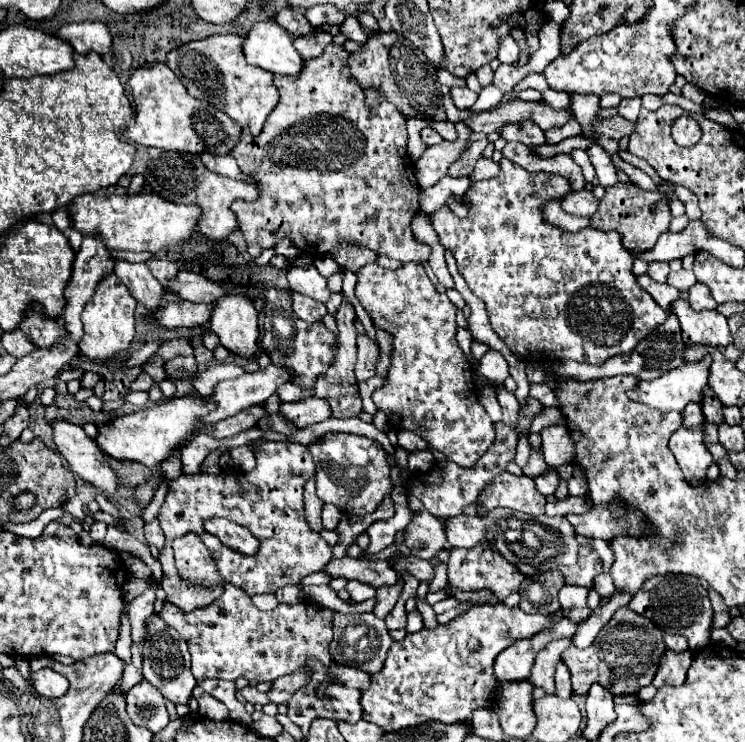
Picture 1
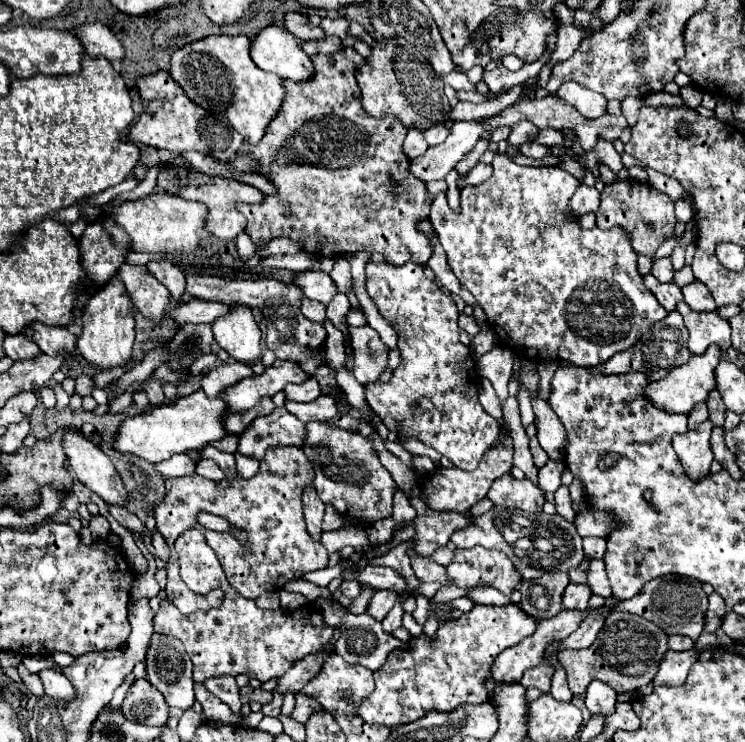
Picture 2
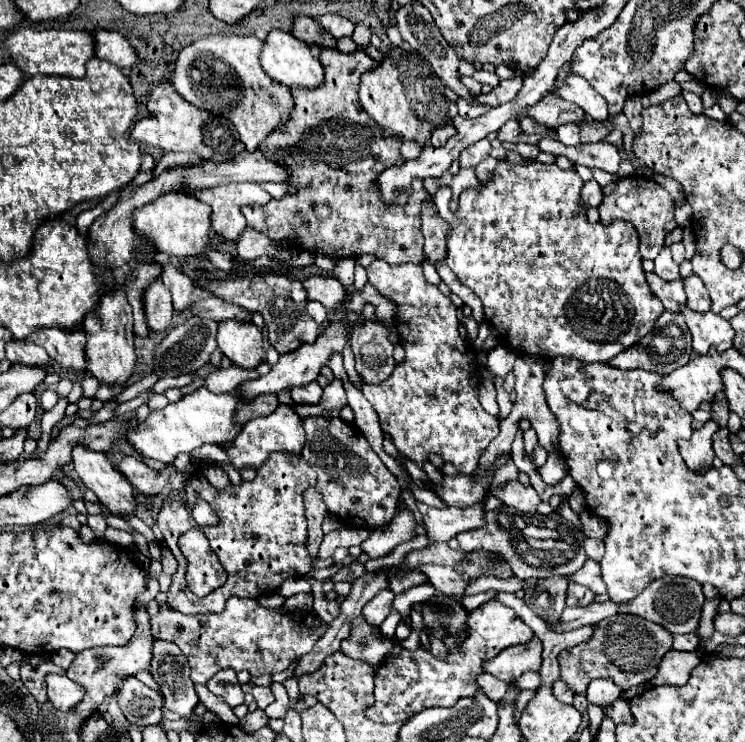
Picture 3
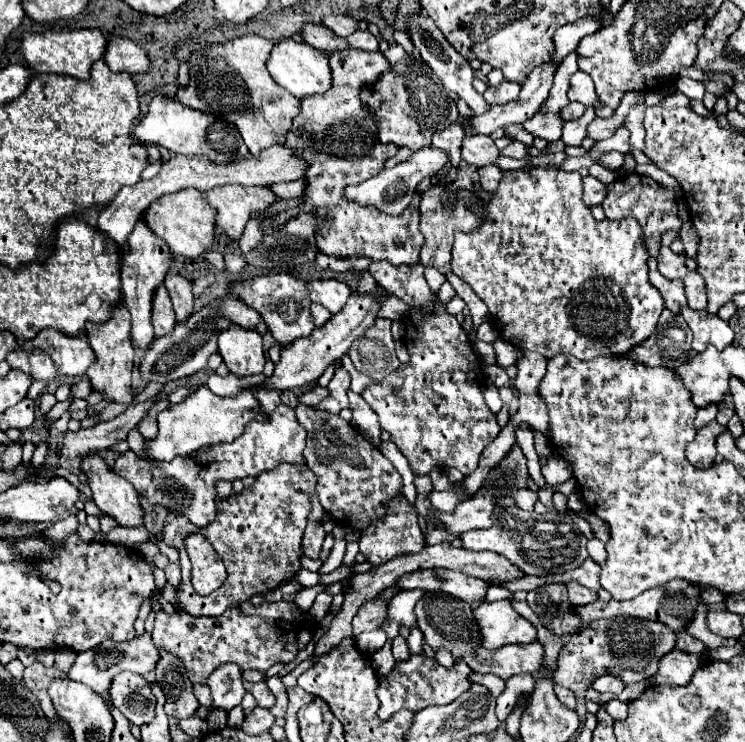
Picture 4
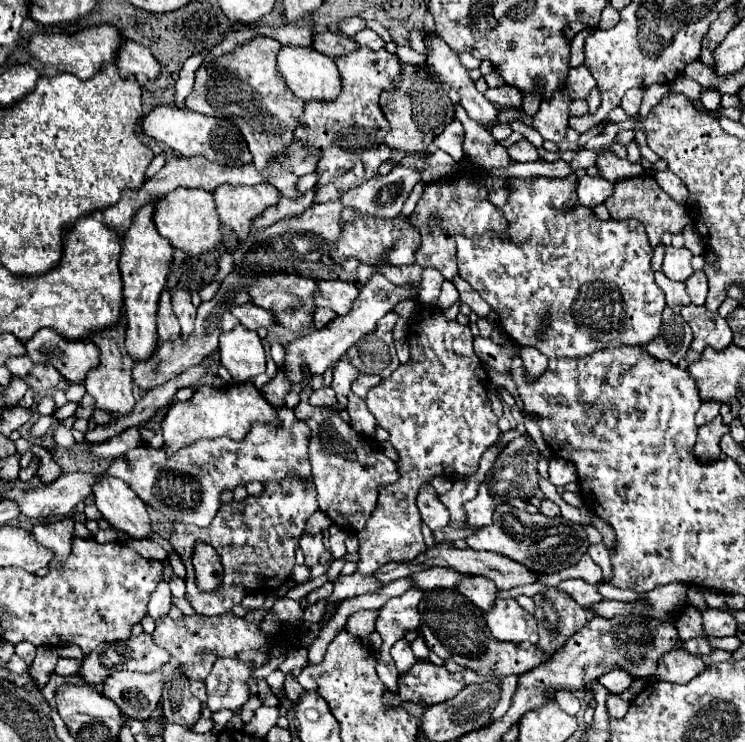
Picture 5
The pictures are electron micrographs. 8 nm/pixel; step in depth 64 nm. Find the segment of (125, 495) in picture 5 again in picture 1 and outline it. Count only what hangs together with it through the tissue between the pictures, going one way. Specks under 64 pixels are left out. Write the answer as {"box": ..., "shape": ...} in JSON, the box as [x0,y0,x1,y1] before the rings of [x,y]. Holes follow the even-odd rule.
{"box":[54,420,118,496],"shape":[[[56,420],[54,442],[56,450],[68,460],[70,470],[84,482],[104,492],[106,496],[114,496],[118,492],[118,480],[106,460],[106,454],[92,438],[86,436],[80,426],[66,420]]]}

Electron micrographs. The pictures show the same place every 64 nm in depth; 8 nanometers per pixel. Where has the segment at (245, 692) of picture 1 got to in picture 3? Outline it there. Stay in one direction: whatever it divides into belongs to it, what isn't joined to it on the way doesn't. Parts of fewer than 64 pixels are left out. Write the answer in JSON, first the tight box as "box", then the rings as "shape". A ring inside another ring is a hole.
{"box":[242,682,274,710],"shape":[[[248,682],[248,684],[242,684],[242,690],[248,692],[248,694],[252,694],[254,700],[256,700],[256,704],[258,704],[258,708],[262,708],[262,710],[264,710],[268,704],[274,702],[274,696],[272,696],[272,692],[270,692],[268,686],[256,686],[256,684]]]}

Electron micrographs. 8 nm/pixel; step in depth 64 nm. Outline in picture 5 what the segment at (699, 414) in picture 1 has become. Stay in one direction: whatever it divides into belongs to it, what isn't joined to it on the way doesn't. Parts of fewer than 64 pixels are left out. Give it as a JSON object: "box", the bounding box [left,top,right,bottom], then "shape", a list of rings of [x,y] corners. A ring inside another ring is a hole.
{"box":[696,400,722,426],"shape":[[[704,400],[704,402],[702,402],[702,406],[700,406],[700,410],[696,412],[696,424],[698,424],[698,426],[708,424],[712,418],[716,418],[716,416],[718,416],[720,406],[722,406],[720,402],[714,402],[714,400]]]}

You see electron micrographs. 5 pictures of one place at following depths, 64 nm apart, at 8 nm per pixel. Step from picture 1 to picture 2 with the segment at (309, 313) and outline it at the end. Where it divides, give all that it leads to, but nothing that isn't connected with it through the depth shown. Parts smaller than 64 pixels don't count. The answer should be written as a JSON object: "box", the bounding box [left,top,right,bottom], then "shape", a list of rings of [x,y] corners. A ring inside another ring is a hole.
{"box":[302,298,326,322],"shape":[[[302,298],[302,314],[314,322],[324,322],[326,318],[326,306],[316,302],[316,300],[308,300],[308,298]]]}

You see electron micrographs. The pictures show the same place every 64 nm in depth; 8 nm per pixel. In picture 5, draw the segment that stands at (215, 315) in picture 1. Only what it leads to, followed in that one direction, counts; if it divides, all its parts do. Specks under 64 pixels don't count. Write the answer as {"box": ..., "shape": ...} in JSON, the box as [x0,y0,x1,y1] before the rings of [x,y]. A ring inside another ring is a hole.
{"box":[220,324,266,384],"shape":[[[238,324],[220,336],[220,364],[236,384],[244,384],[266,370],[266,354],[254,330]]]}

